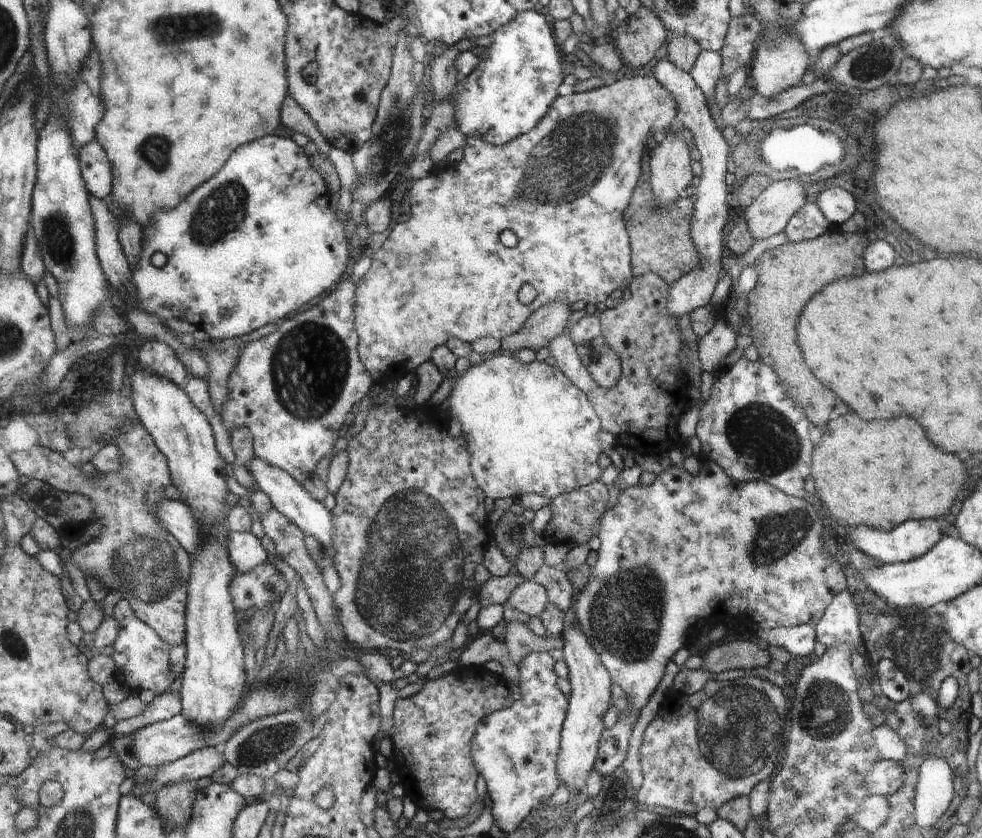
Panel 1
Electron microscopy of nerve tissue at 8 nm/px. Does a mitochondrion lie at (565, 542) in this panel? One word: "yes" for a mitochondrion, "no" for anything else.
no

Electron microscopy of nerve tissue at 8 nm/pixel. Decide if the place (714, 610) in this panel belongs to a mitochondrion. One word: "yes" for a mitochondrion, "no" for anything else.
no

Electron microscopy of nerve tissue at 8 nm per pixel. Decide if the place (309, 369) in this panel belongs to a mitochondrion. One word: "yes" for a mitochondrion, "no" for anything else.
yes

